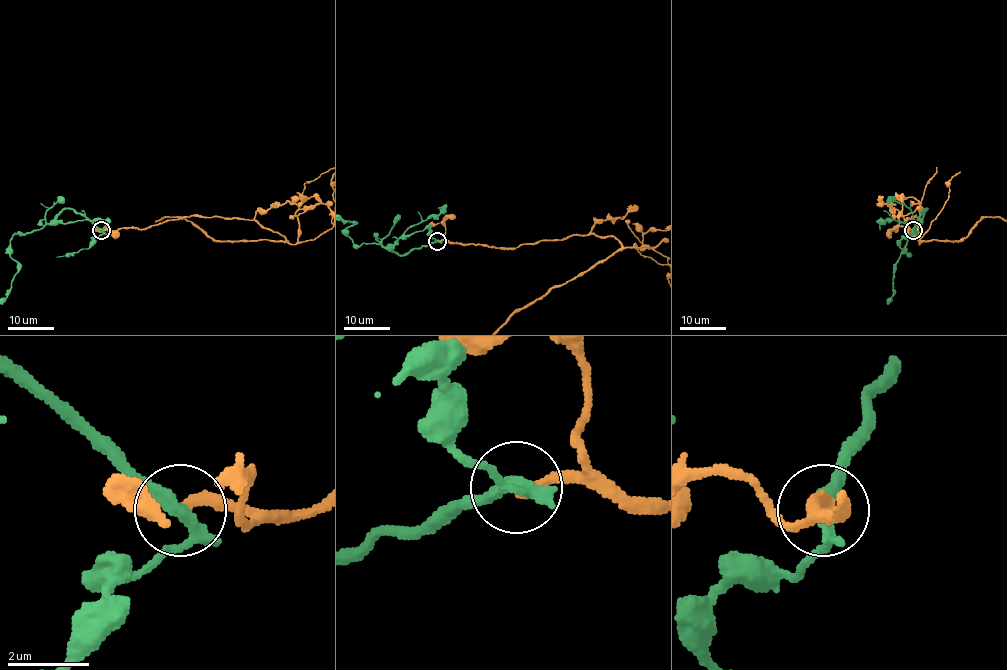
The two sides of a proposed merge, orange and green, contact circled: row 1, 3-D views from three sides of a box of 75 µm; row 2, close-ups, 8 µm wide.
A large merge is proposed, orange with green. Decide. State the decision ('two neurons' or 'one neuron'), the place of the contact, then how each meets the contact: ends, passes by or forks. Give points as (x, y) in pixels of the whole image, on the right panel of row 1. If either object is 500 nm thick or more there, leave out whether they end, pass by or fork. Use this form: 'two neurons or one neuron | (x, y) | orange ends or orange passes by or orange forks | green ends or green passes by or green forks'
two neurons | (913, 230) | orange ends | green passes by

